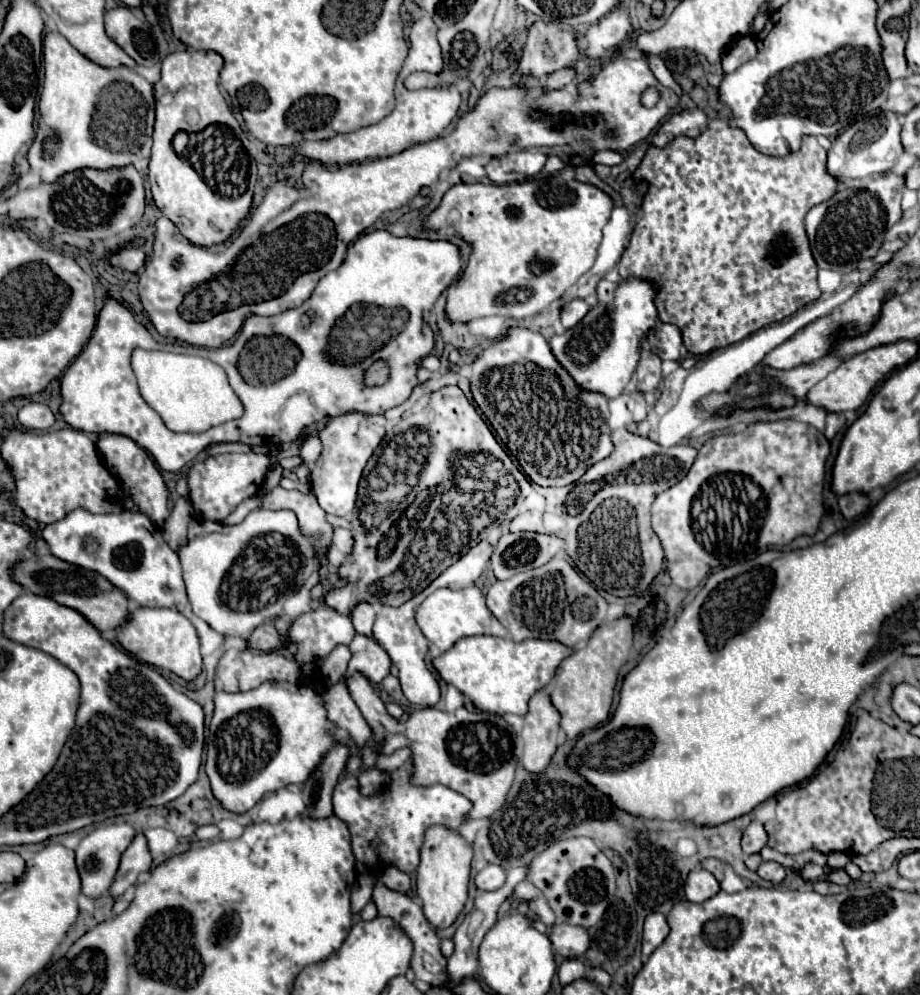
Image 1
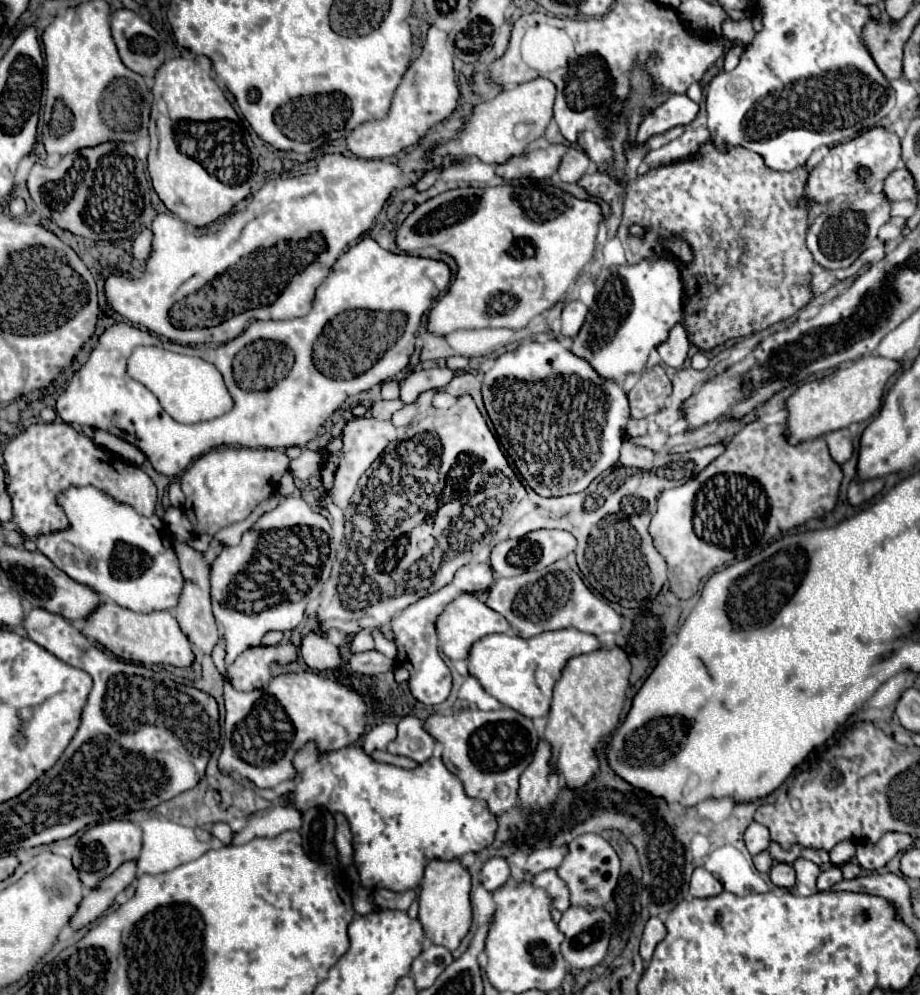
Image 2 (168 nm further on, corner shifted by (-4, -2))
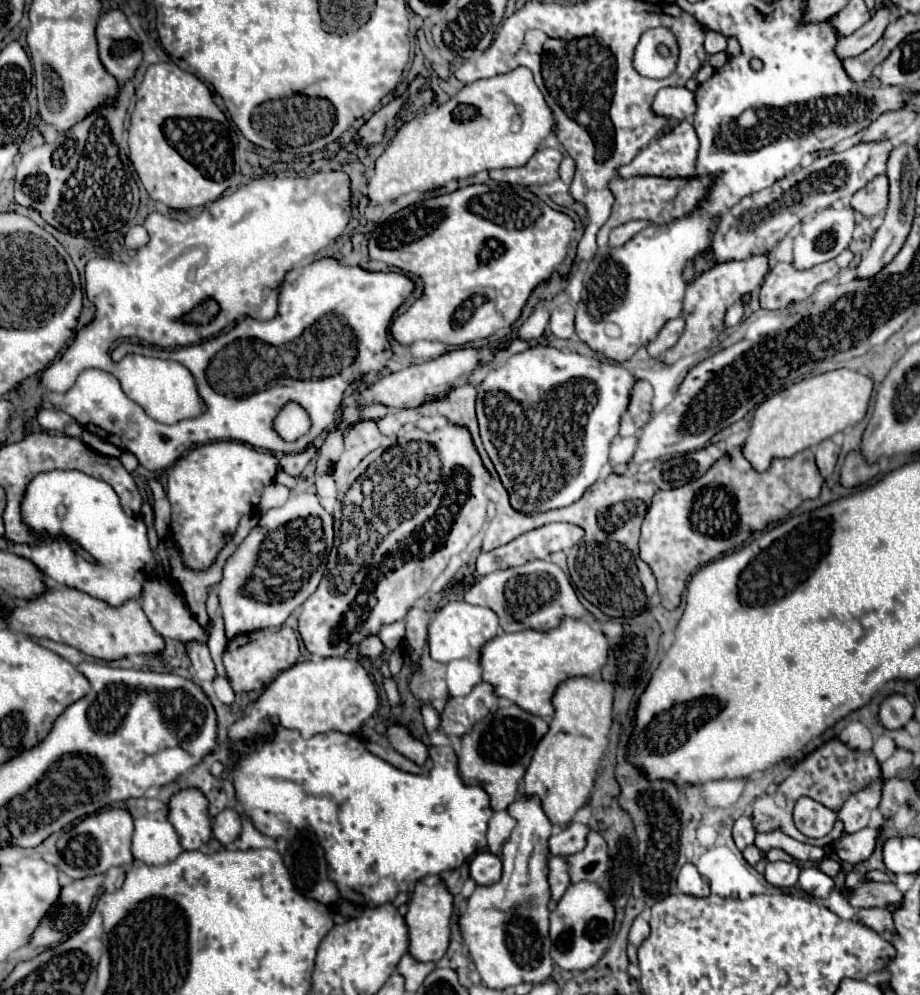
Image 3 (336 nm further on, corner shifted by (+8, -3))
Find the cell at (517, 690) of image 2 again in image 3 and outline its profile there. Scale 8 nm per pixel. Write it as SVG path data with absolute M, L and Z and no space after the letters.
M565 616L561 624L547 632L523 630L515 634L499 634L481 648L483 680L495 686L499 698L509 698L523 710L551 720L555 708L551 698L557 686L575 676L597 676L609 656L607 636L583 618Z

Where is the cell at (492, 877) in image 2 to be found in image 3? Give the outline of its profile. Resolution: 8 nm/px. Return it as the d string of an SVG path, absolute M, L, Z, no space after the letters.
M479 852L471 860L471 878L479 886L487 886L487 884L497 882L501 878L501 872L503 872L501 858L491 854L491 852Z

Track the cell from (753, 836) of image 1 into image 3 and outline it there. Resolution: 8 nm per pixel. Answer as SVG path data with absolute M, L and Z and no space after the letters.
M741 816L741 818L735 822L735 826L733 826L733 840L735 840L735 846L737 846L739 850L751 846L753 840L755 840L755 834L757 834L757 832L755 832L753 822L751 822L749 816Z

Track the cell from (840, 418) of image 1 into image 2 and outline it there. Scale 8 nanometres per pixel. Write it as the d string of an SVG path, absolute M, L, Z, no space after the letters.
M837 429L837 431L831 431L825 435L825 441L829 445L829 451L831 451L831 457L837 461L837 463L845 463L851 453L853 453L853 447L851 447L851 433L849 429Z

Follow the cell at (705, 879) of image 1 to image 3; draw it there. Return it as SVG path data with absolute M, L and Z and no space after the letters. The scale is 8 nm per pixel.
M685 864L677 878L677 888L683 894L691 896L709 896L709 884L701 878L697 868L693 864Z

